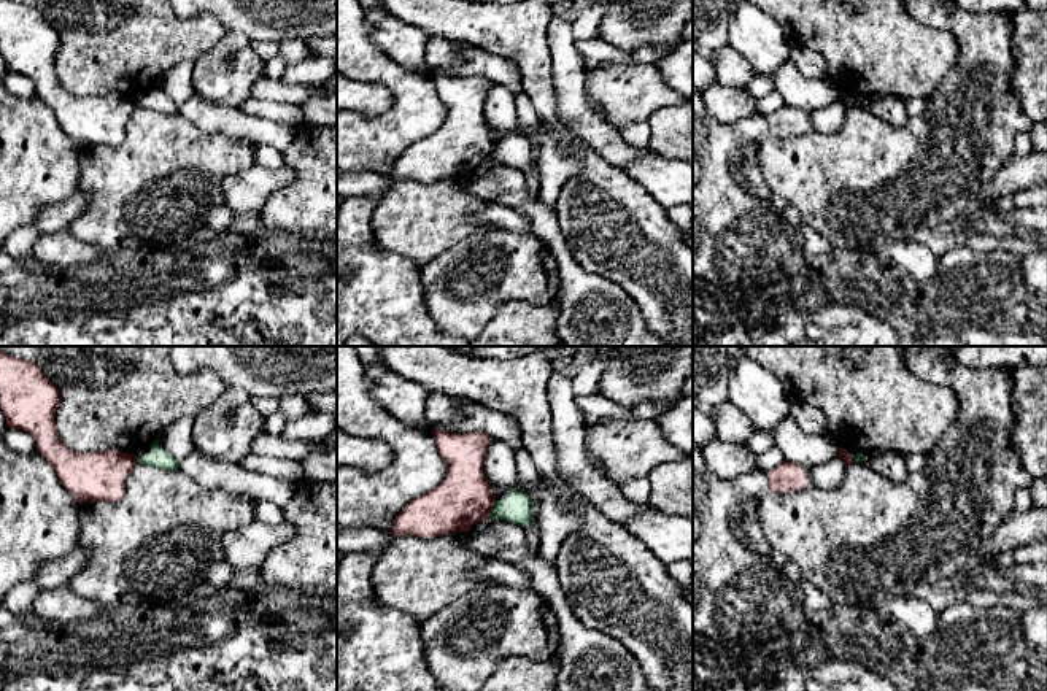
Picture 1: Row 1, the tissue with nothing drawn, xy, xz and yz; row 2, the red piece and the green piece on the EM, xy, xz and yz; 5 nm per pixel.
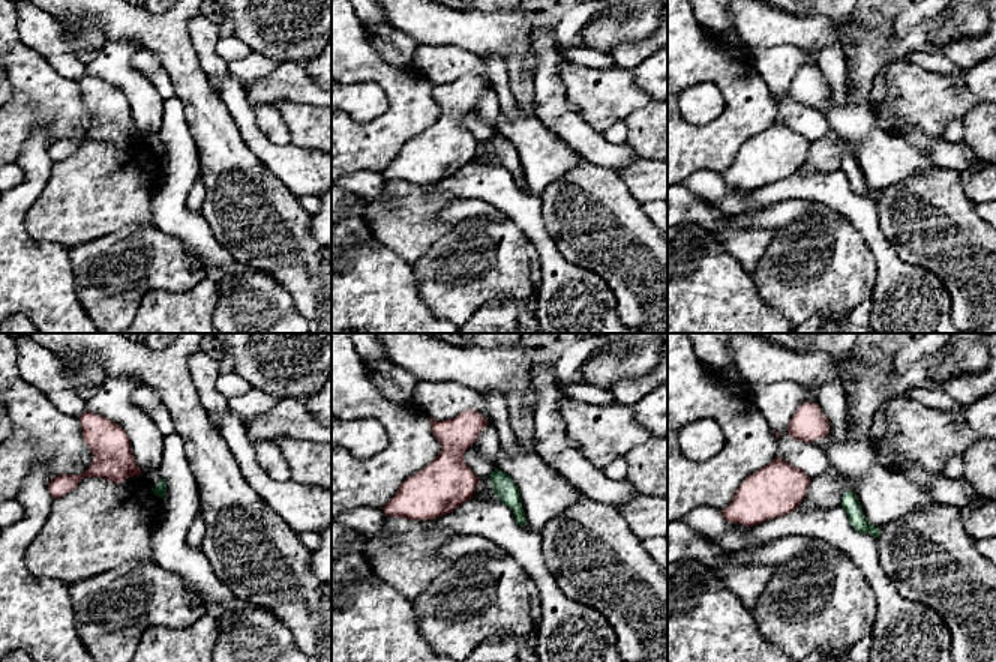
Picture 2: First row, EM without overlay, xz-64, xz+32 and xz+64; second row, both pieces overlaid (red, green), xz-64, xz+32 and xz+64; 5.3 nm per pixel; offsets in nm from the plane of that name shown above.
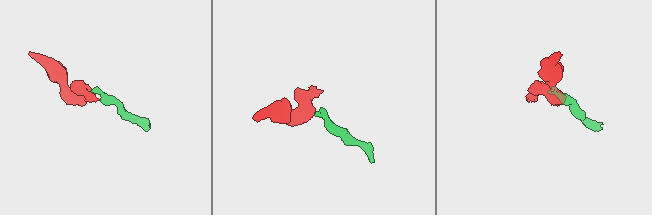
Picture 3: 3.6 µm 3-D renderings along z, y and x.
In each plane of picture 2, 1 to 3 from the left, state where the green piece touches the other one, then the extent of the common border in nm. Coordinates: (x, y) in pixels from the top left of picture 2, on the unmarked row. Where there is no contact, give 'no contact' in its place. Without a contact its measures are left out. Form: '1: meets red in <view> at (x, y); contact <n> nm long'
1: no contact
2: no contact
3: no contact

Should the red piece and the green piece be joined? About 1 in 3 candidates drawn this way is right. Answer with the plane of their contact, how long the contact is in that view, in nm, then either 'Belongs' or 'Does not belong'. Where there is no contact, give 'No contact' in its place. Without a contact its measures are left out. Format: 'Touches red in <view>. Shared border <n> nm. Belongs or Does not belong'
Touches red in xz. Shared border 100 nm. Does not belong

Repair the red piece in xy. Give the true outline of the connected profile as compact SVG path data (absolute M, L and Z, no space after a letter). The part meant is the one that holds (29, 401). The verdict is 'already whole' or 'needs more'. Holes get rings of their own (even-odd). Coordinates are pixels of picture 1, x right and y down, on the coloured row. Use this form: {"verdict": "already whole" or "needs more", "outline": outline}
{"verdict": "already whole", "outline": "M0 351L0 410L5 415L6 426L29 432L35 438L37 451L54 467L60 483L79 504L95 500L118 502L124 496L126 480L137 464L135 454L121 453L118 450L95 453L76 453L68 450L60 442L56 429L54 416L59 402L59 389L46 378L40 367Z"}

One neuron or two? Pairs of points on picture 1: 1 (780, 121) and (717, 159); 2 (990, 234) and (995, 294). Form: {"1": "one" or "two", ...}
{"1": "one", "2": "two"}

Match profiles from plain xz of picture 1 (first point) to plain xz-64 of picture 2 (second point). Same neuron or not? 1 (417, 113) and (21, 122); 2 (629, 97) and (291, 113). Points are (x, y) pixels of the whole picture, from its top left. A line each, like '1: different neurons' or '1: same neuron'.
1: same neuron
2: different neurons

